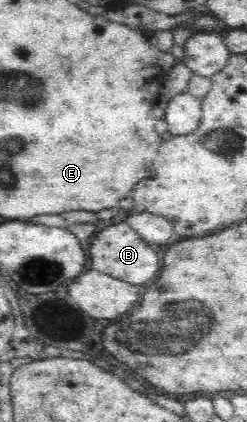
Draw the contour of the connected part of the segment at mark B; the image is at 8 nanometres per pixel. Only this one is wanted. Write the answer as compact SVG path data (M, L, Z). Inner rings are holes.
M127 222L116 223L112 227L106 227L104 231L96 231L94 235L96 237L92 238L90 245L92 268L132 285L144 285L152 277L156 277L160 269L156 251Z

